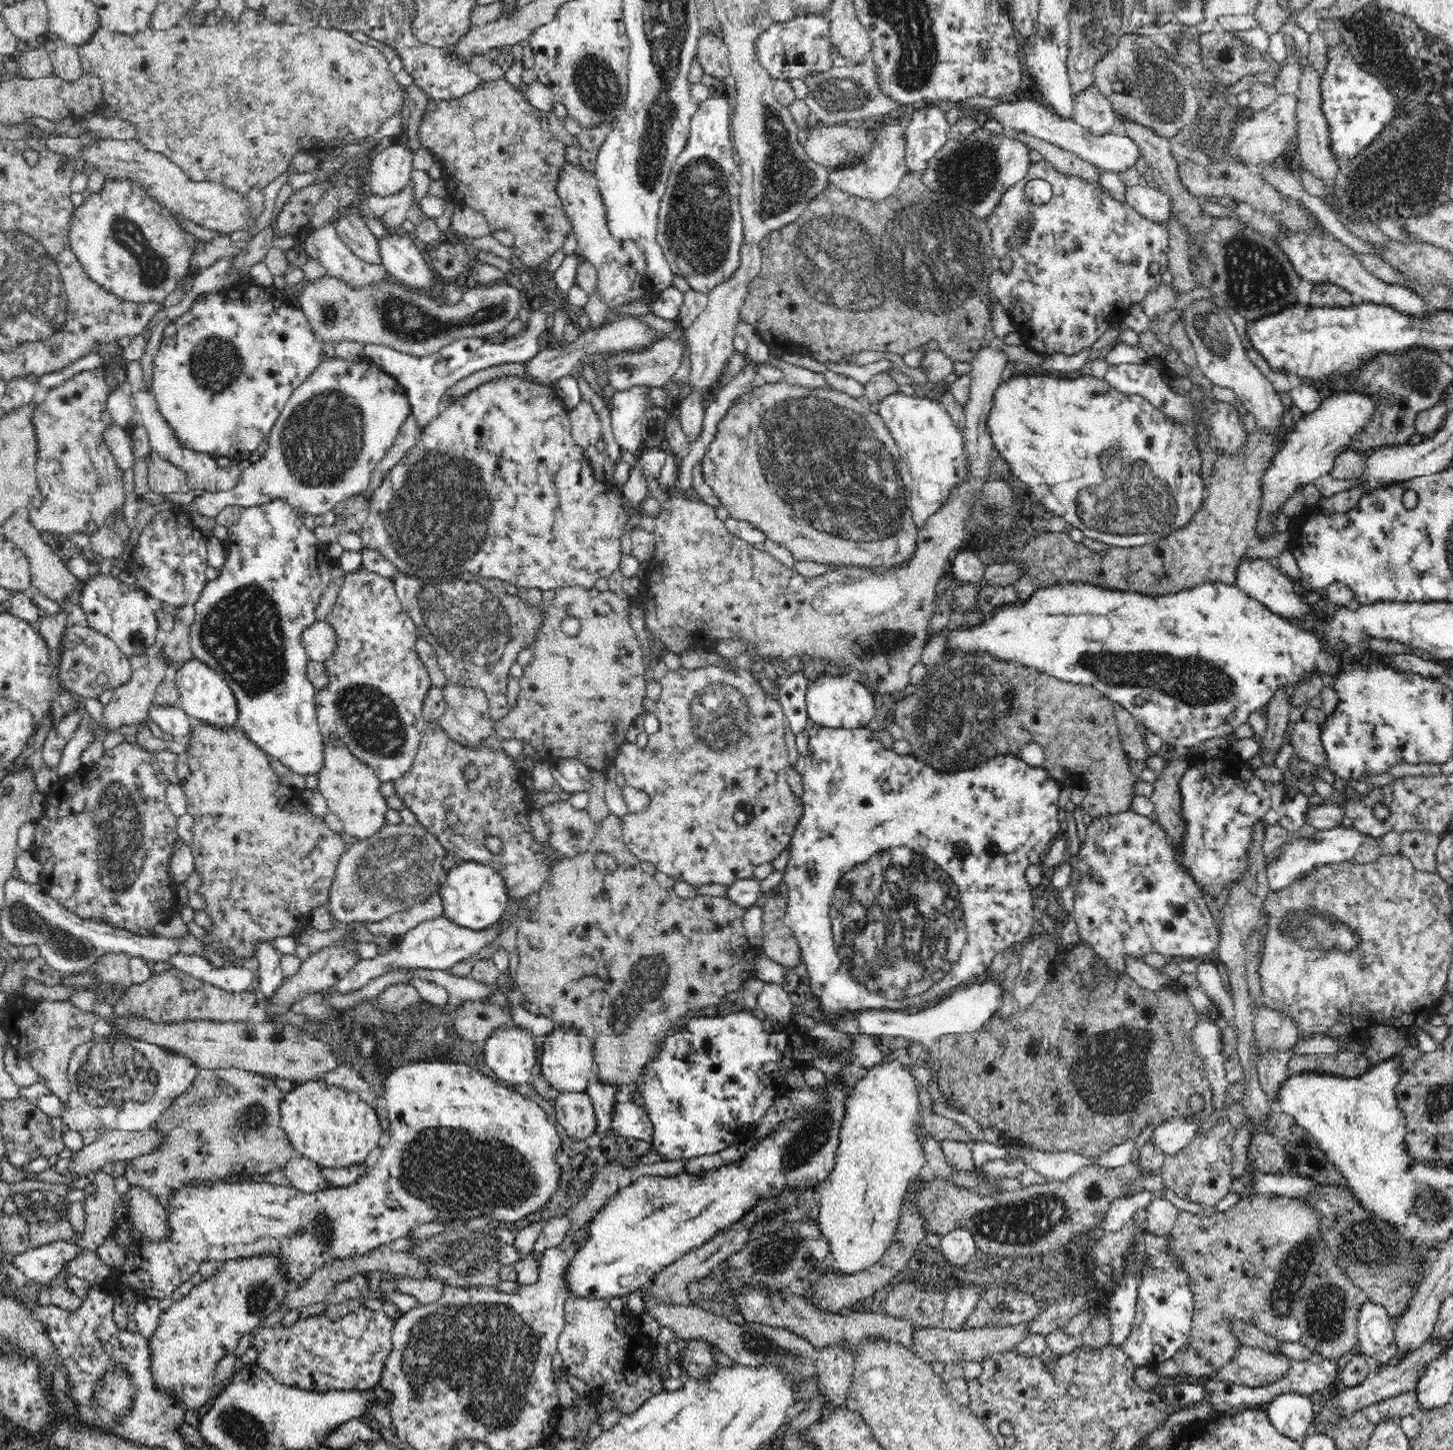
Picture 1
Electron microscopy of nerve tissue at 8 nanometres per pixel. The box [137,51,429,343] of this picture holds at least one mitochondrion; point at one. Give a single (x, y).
(328, 308)

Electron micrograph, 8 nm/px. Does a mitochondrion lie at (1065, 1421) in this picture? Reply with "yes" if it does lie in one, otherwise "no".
no

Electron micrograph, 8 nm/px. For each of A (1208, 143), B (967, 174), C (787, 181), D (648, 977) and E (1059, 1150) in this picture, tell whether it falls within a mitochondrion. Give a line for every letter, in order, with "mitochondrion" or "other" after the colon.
A: mitochondrion
B: mitochondrion
C: mitochondrion
D: mitochondrion
E: other

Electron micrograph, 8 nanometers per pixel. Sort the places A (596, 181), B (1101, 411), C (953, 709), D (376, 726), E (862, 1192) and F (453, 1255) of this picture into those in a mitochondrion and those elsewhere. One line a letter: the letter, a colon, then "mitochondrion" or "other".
A: other
B: other
C: mitochondrion
D: mitochondrion
E: other
F: mitochondrion

